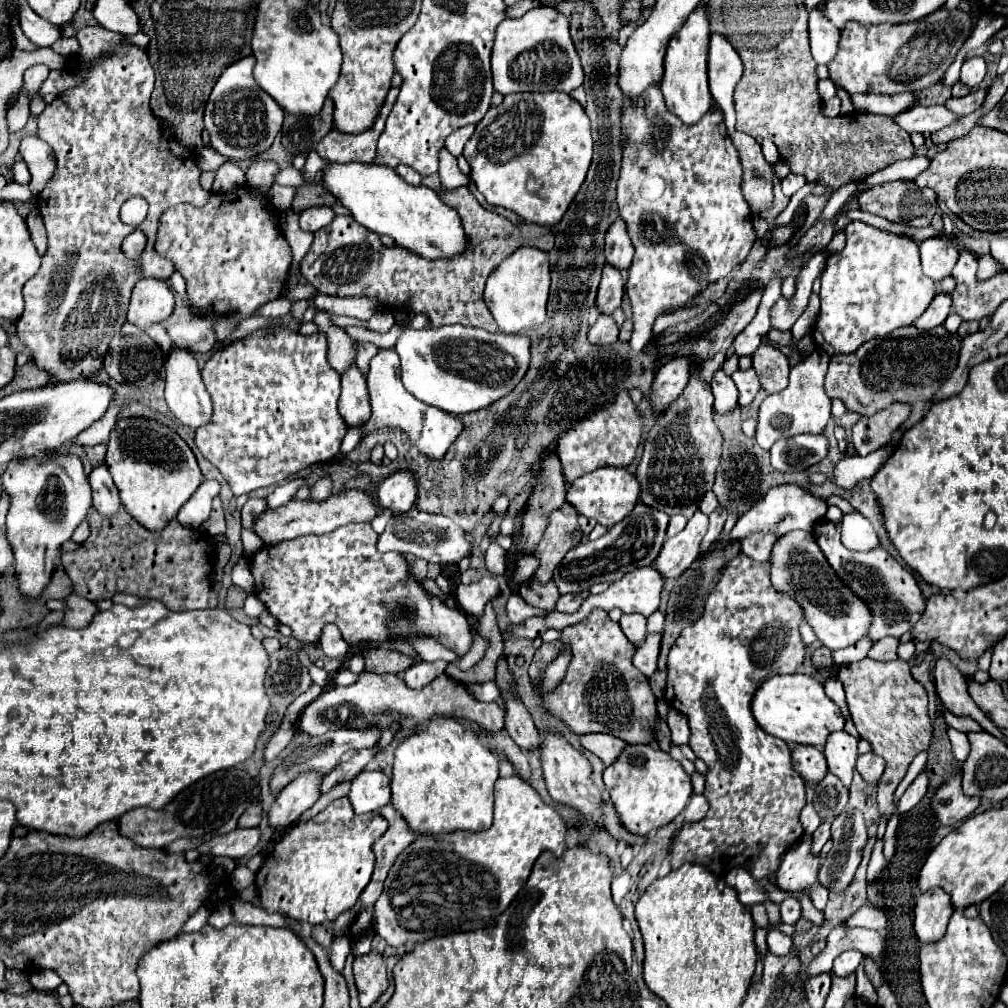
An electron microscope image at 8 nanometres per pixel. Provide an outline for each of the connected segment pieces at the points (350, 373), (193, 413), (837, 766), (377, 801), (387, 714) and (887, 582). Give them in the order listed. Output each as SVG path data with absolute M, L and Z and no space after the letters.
M357 366L349 368L341 376L339 414L343 416L347 426L359 426L359 424L363 424L371 416L365 376L359 372Z
M171 350L169 360L165 364L165 370L167 370L165 400L167 400L167 406L173 412L173 416L183 426L187 426L191 430L197 430L197 428L209 424L209 420L213 416L213 402L211 402L211 396L205 388L205 382L201 380L197 360L193 358L193 354L187 352L187 350Z
M839 730L829 736L823 750L829 772L833 772L847 788L851 786L851 778L857 762L857 744L859 744L859 738L851 736L845 730Z
M361 772L355 776L349 792L349 800L357 814L375 812L391 802L389 776L383 772Z
M367 670L359 674L359 682L343 688L331 688L323 692L315 702L311 702L299 718L299 730L311 736L325 734L337 728L369 728L369 724L377 724L381 732L391 724L399 724L399 730L417 730L433 716L469 720L487 734L505 730L503 706L475 700L463 682L451 680L447 674L437 676L437 680L433 680L423 690L411 690L397 674L375 674Z
M823 520L815 532L813 532L819 548L827 556L829 564L837 572L837 576L857 594L861 596L871 612L873 612L873 624L869 628L869 638L873 642L879 642L885 636L899 638L901 634L909 632L915 622L921 618L925 608L925 598L921 596L921 590L909 570L905 570L895 558L891 558L883 548L875 548L871 552L853 552L847 550L839 540L839 524L831 524Z

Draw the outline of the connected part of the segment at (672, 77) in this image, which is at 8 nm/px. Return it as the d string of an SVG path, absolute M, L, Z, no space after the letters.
M701 4L691 12L683 28L671 38L665 54L665 74L661 80L661 92L669 112L673 112L683 124L697 124L713 106L713 96L707 84L707 48L709 48L709 20L707 10Z

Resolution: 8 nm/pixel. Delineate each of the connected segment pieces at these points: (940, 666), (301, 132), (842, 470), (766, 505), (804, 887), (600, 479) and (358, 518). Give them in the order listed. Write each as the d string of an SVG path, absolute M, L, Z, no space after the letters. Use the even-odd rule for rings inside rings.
M945 658L937 660L935 682L937 682L939 698L949 712L953 712L955 716L973 718L985 732L1007 742L1001 728L997 728L997 724L991 724L991 720L981 712L981 708L977 708L975 700L969 696L967 680L963 678L963 674L953 664L949 664Z
M325 100L321 114L317 116L285 116L281 130L281 144L293 156L309 154L319 140L333 128L333 102Z
M887 444L869 456L855 454L851 458L841 460L833 470L835 484L843 490L851 490L861 478L873 478L873 474L885 464L885 460L889 458L891 452L893 452L893 446Z
M779 484L773 486L761 500L757 500L743 516L739 516L737 524L733 526L729 540L743 540L751 532L775 532L775 534L785 534L793 530L803 530L803 532L813 532L819 520L823 520L827 514L827 500L811 494L803 486L797 484Z
M803 834L801 840L793 844L793 848L789 848L789 852L785 852L785 856L781 858L781 868L777 868L775 878L781 888L785 886L787 890L807 892L813 906L817 910L825 910L827 890L817 882L821 856L811 852L811 844L813 836Z
M613 466L597 468L595 472L589 472L567 486L567 502L575 508L575 512L597 520L597 524L603 524L607 528L621 522L633 510L637 500L639 500L639 482L625 468L613 468Z
M349 490L343 492L341 496L331 494L329 498L321 500L321 502L313 502L313 500L291 500L287 506L279 506L279 508L267 508L265 512L261 512L255 518L253 530L257 532L257 536L265 542L265 544L277 544L281 540L291 540L297 536L305 536L305 534L325 534L325 532L333 532L335 528L343 526L343 524L351 524L351 522L371 522L377 514L377 508L371 502L371 496L367 492L359 492L359 490Z

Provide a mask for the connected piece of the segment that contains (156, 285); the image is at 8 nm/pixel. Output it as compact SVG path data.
M143 278L133 288L127 320L139 328L163 322L171 316L175 306L175 296L167 282L155 278Z

